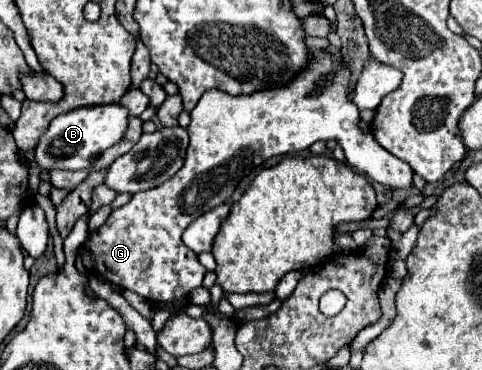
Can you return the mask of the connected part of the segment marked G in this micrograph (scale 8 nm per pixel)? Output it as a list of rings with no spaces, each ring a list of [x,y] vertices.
[[[320,50],[312,52],[306,66],[284,86],[240,96],[232,96],[214,88],[206,90],[198,100],[196,108],[190,112],[190,144],[186,150],[184,166],[178,170],[178,174],[174,174],[162,186],[132,194],[130,202],[116,208],[108,216],[104,226],[92,232],[86,240],[86,246],[94,254],[94,272],[112,284],[118,284],[120,288],[138,292],[148,302],[174,302],[188,298],[188,294],[194,288],[202,286],[206,268],[200,264],[198,254],[192,252],[186,244],[182,244],[184,228],[200,214],[226,202],[232,196],[240,178],[248,174],[248,170],[260,166],[264,160],[272,156],[306,150],[316,140],[336,140],[346,154],[346,162],[362,174],[370,176],[372,180],[388,188],[410,188],[410,166],[406,166],[406,162],[402,162],[400,158],[394,158],[388,150],[382,150],[382,146],[374,142],[374,136],[360,128],[360,112],[350,100],[350,74],[352,70],[344,58],[338,60],[336,56],[330,56],[326,50]]]

